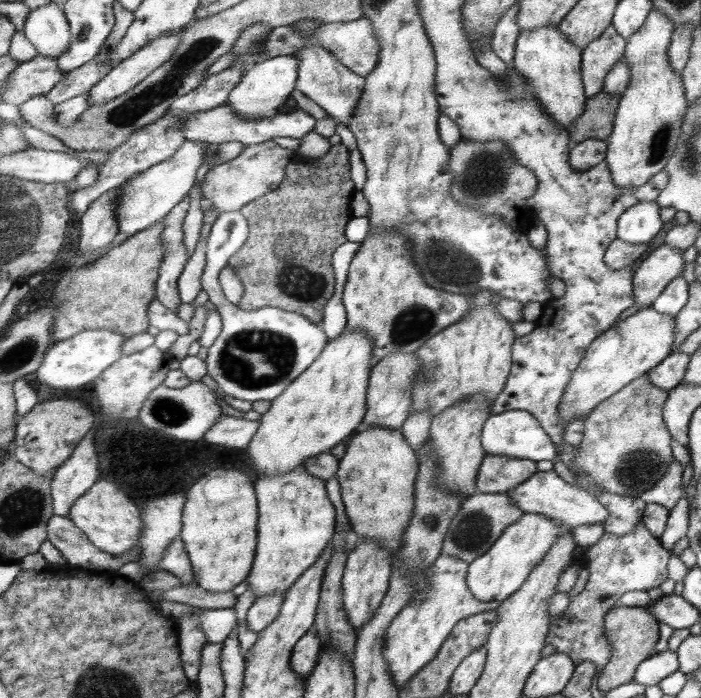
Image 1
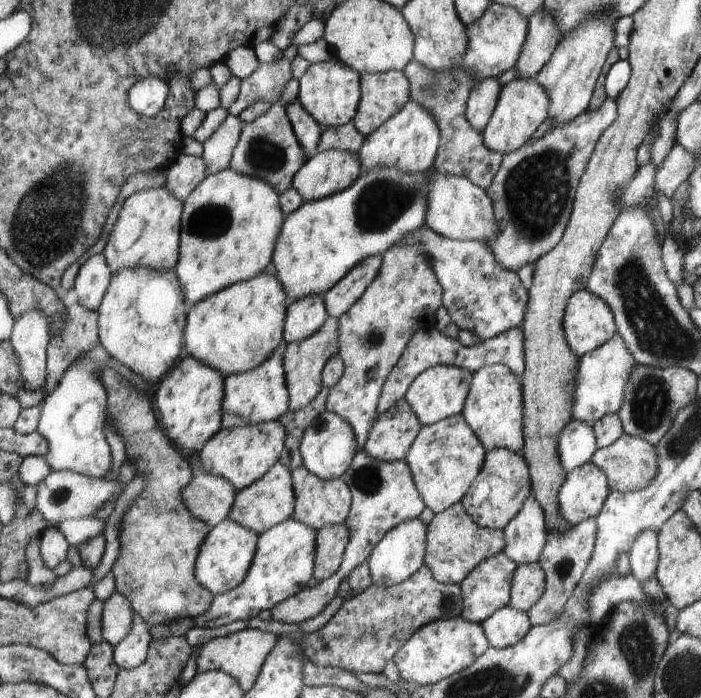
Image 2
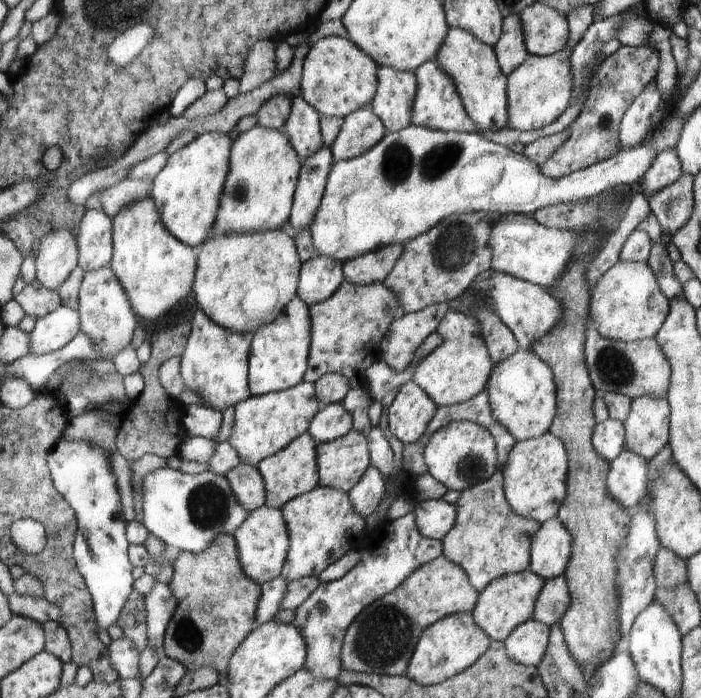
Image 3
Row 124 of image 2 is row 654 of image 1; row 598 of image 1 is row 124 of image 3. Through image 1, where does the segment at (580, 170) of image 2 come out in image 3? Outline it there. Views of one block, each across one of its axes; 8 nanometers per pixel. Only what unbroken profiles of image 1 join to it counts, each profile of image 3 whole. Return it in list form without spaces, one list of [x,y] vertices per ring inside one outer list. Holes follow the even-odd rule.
[[[621,45],[613,54],[606,56],[588,82],[588,93],[583,102],[579,118],[571,126],[569,138],[540,166],[540,169],[552,179],[560,179],[580,171],[592,164],[604,161],[620,148],[617,133],[619,120],[623,112],[633,102],[633,98],[653,79],[658,67],[658,52],[653,47],[628,47]]]

